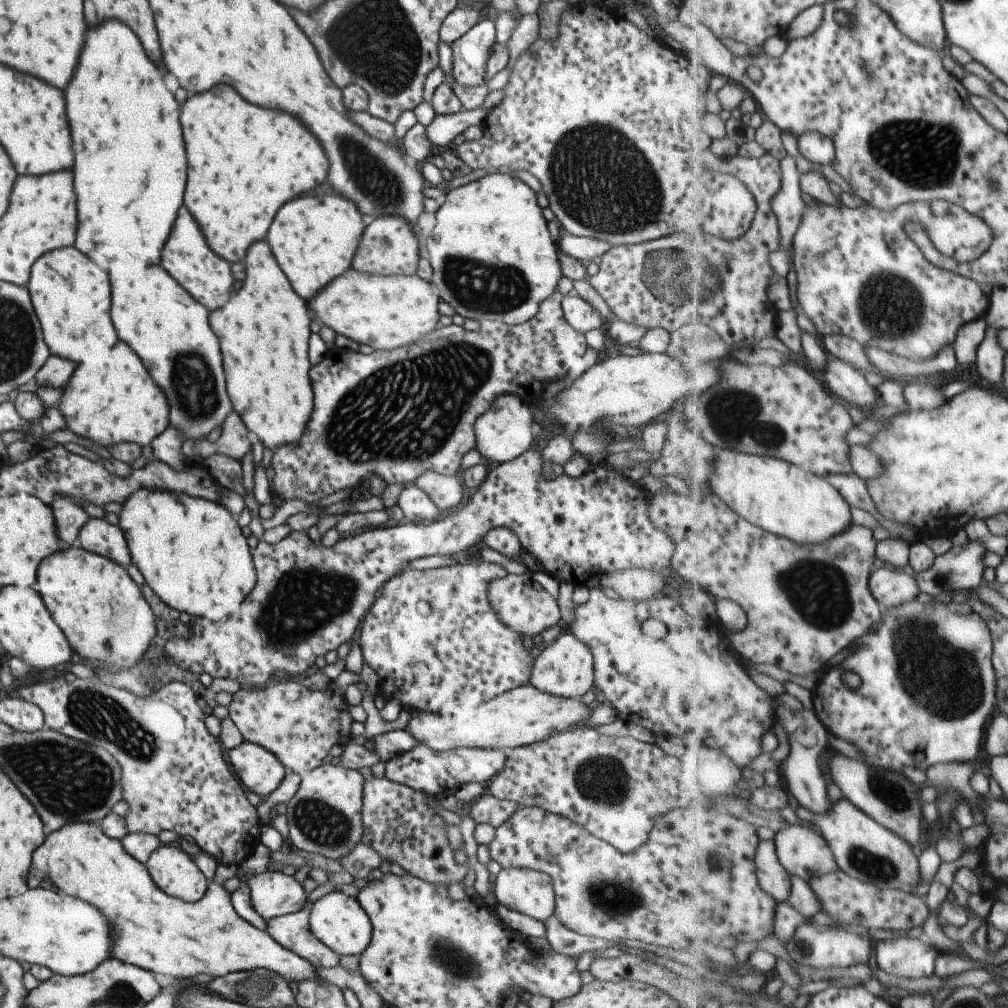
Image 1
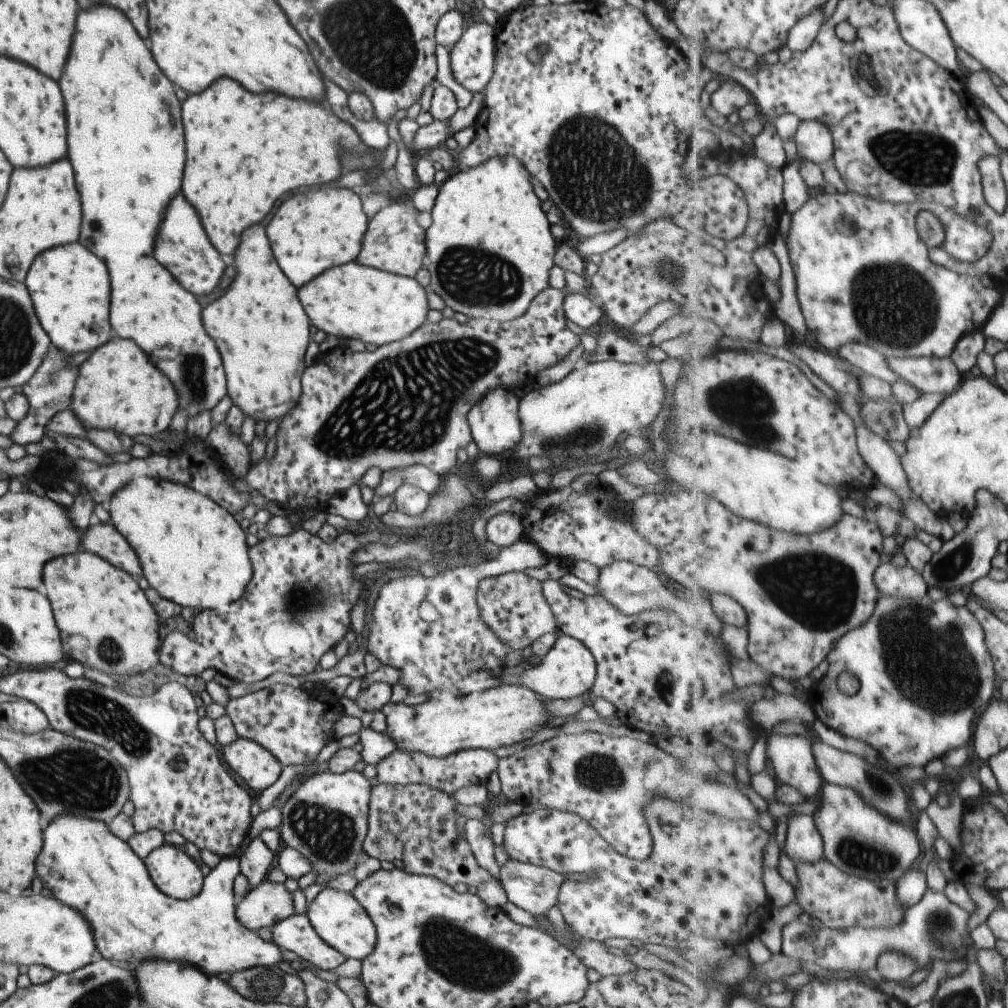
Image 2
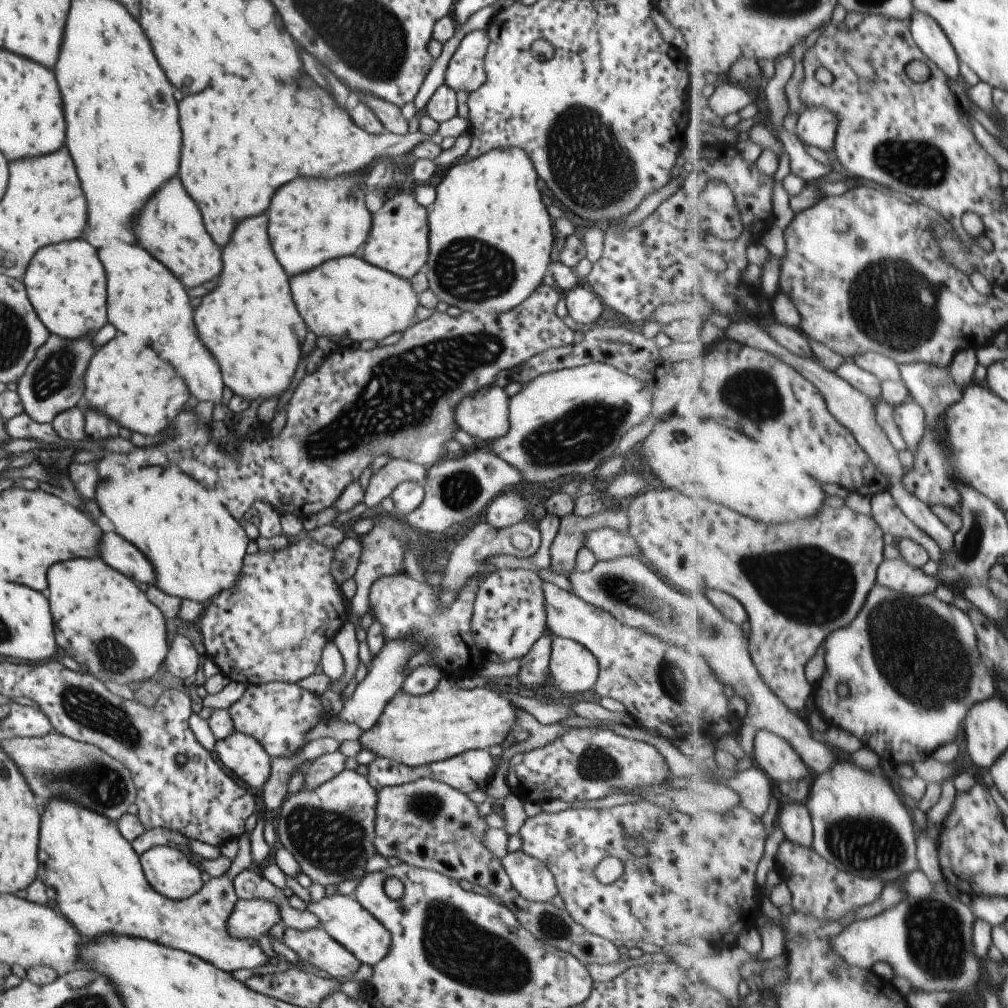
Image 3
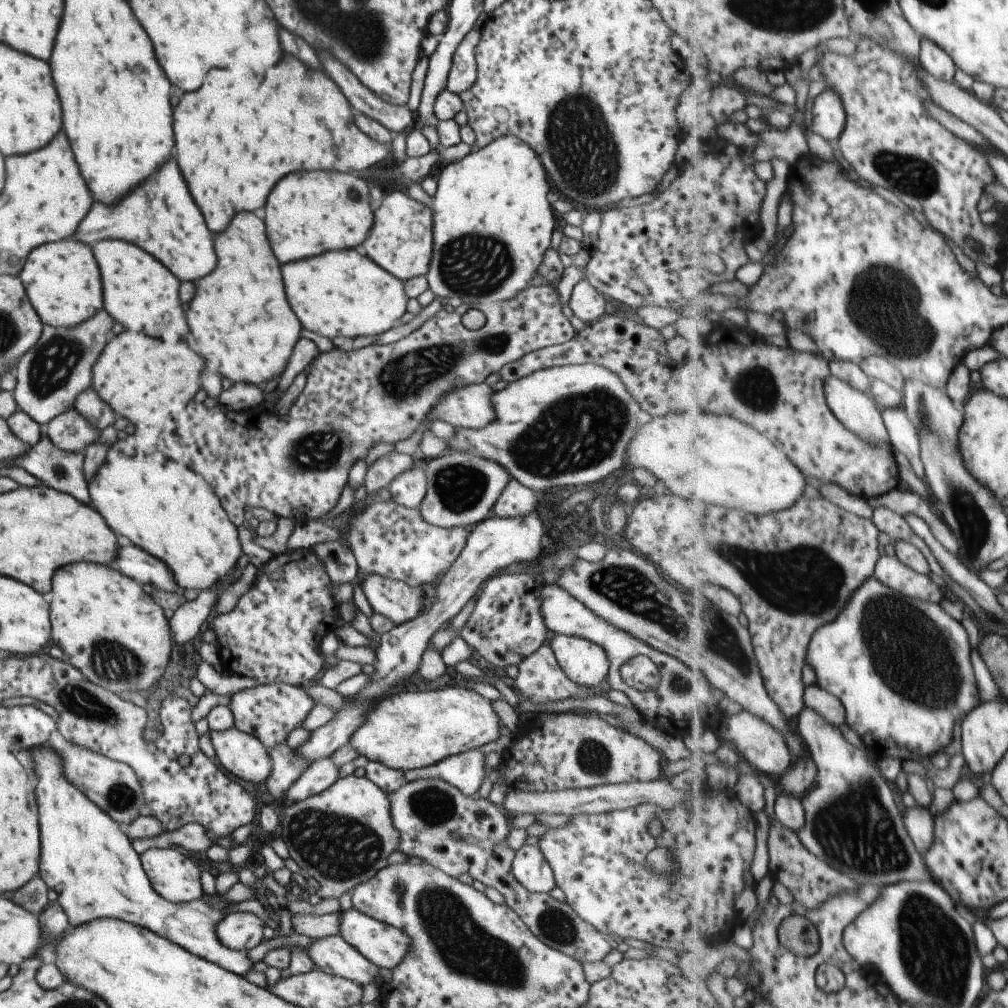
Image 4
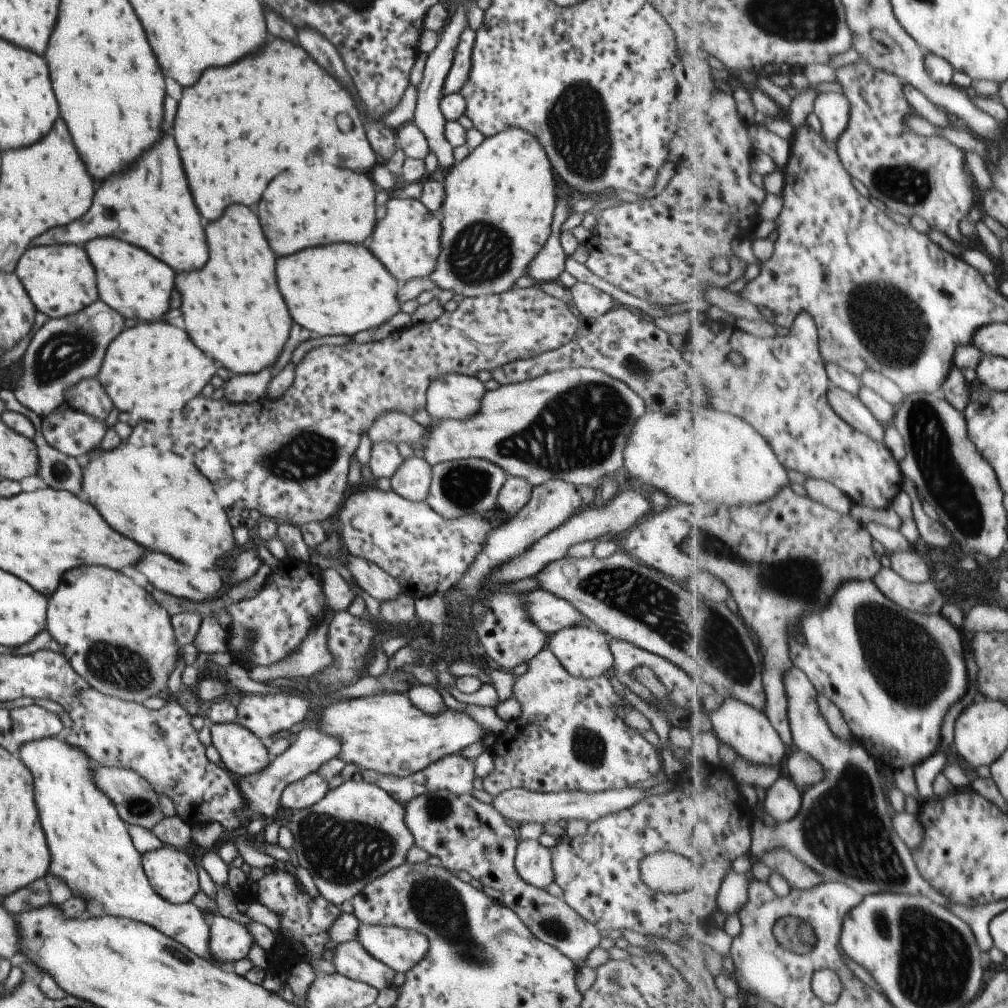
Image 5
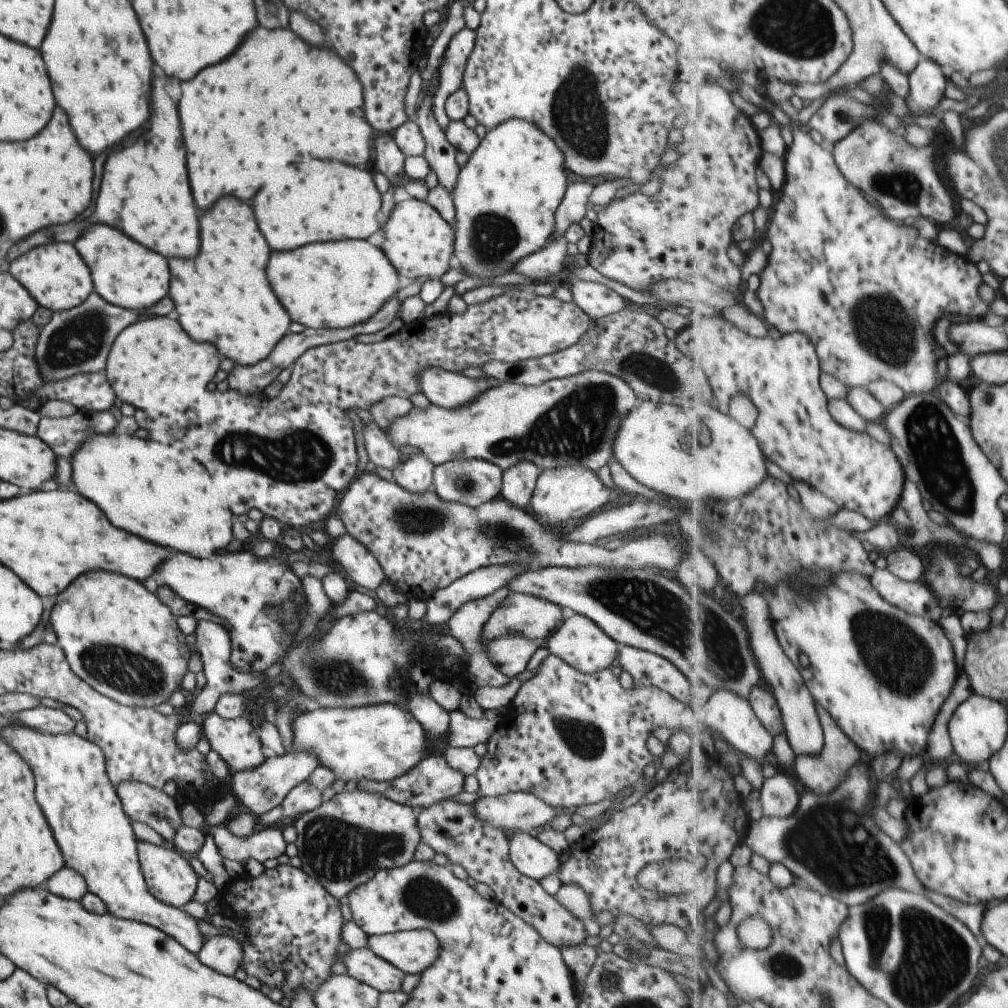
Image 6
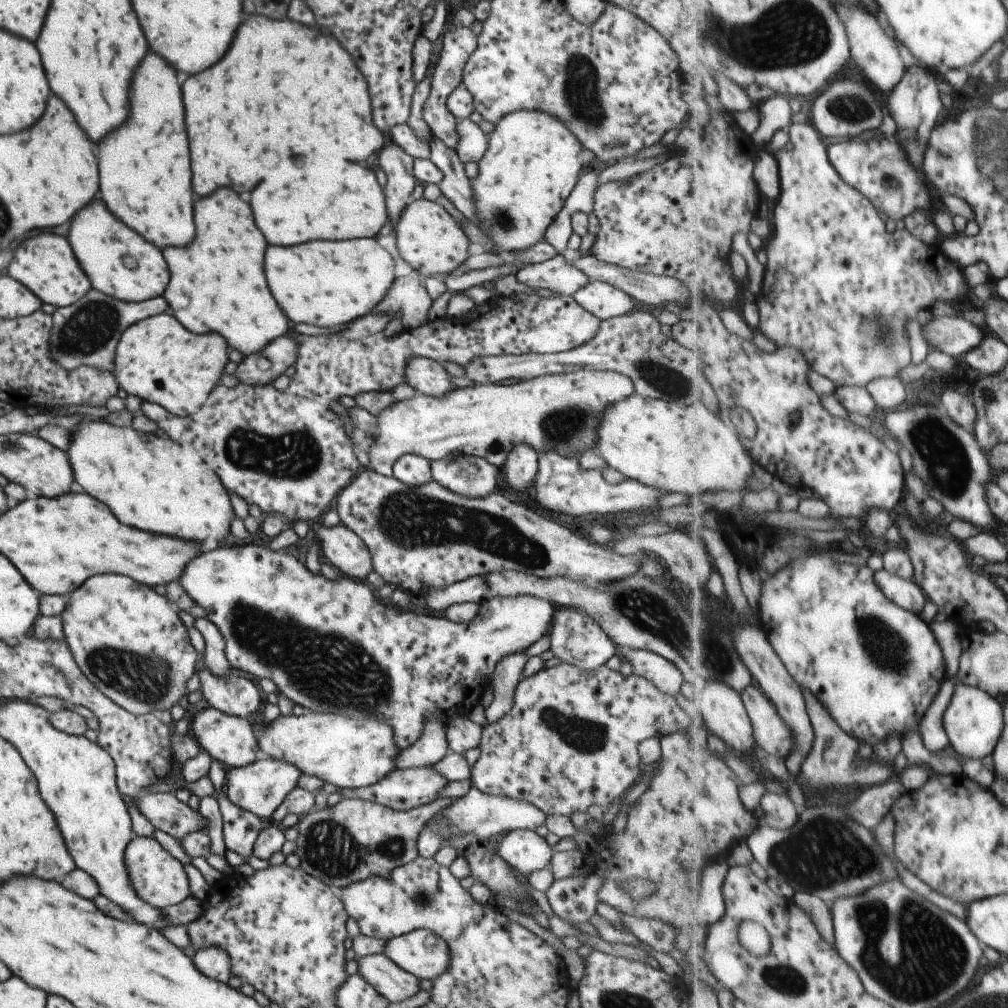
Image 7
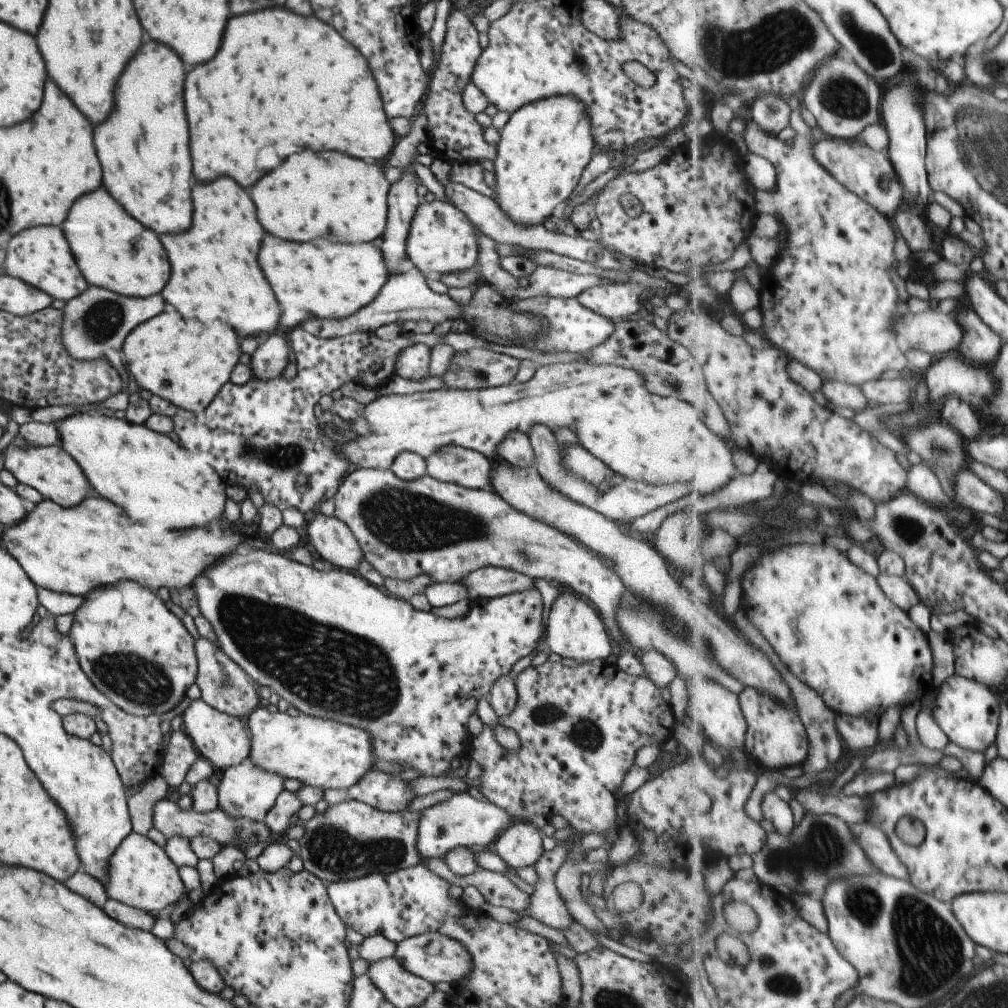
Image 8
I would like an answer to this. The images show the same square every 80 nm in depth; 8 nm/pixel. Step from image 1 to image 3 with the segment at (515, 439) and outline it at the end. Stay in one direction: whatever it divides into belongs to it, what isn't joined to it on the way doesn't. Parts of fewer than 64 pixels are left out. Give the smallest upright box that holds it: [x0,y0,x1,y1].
[453,387,508,444]

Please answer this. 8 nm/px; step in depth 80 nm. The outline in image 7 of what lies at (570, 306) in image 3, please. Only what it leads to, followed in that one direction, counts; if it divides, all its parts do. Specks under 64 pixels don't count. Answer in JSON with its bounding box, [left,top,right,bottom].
[572,280,633,320]

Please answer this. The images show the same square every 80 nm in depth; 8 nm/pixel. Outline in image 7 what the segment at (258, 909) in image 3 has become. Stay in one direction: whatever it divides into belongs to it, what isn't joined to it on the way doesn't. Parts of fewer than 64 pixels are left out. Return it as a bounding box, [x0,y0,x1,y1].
[191,947,231,984]

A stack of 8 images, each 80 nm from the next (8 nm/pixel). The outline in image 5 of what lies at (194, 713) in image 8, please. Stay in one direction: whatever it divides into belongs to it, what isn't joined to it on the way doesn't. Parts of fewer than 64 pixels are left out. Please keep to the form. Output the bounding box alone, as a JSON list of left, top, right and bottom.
[208,720,270,778]

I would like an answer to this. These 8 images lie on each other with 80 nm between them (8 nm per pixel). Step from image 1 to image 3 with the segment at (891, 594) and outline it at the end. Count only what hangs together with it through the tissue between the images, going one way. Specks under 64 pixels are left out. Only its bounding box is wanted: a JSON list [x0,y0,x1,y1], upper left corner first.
[878,558,941,596]

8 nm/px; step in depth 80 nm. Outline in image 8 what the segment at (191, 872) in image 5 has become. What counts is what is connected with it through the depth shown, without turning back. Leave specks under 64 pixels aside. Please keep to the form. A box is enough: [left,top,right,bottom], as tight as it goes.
[103,831,184,914]

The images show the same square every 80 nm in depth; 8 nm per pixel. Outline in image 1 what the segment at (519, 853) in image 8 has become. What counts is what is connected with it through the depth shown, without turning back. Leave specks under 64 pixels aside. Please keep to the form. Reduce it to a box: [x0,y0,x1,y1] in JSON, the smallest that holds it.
[495,867,554,923]

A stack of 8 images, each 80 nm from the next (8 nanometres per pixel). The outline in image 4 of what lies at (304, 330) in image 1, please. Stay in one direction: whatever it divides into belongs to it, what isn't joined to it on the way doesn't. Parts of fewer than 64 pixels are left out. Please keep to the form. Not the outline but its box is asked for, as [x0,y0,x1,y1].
[187,212,300,386]

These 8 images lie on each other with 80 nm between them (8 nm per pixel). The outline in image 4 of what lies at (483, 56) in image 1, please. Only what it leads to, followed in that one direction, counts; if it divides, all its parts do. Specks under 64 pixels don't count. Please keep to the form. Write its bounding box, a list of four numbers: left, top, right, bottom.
[445,29,479,93]

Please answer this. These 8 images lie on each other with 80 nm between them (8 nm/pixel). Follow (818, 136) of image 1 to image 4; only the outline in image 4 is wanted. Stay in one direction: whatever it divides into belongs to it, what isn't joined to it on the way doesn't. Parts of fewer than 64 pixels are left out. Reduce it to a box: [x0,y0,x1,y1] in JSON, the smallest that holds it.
[809,87,847,140]

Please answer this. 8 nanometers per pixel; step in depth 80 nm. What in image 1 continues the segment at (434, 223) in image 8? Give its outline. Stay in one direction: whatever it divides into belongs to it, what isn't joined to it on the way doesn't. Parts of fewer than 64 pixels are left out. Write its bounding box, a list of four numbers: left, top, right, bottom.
[350,214,420,276]

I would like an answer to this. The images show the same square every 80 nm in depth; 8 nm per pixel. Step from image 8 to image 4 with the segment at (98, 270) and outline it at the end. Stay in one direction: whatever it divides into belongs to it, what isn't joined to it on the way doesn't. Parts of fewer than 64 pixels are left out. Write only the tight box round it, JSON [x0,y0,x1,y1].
[91,240,187,338]

